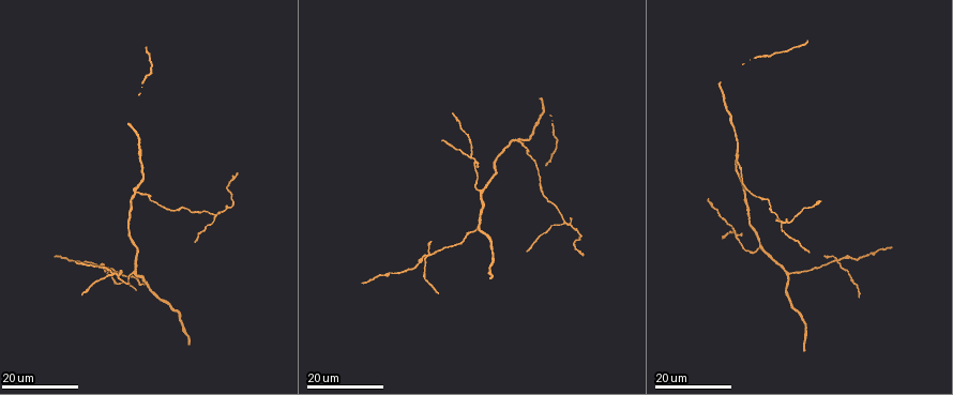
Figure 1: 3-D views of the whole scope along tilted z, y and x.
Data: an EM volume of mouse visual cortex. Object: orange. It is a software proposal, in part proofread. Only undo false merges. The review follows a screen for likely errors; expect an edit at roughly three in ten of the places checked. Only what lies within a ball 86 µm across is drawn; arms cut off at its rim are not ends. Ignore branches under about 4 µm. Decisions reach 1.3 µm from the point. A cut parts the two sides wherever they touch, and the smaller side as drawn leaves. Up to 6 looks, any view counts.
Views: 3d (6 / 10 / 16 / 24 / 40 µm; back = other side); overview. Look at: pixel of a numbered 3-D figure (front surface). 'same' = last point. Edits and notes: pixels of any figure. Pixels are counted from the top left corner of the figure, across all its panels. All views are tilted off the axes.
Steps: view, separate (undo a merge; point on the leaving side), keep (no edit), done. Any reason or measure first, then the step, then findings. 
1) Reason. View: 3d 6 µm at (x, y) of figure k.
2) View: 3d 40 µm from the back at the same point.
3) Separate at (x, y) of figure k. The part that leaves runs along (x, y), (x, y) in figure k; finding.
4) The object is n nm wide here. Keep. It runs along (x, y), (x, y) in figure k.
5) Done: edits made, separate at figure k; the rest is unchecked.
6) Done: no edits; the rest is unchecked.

Arms part here. View: 3d 16 µm at (790, 275) of figure 1.

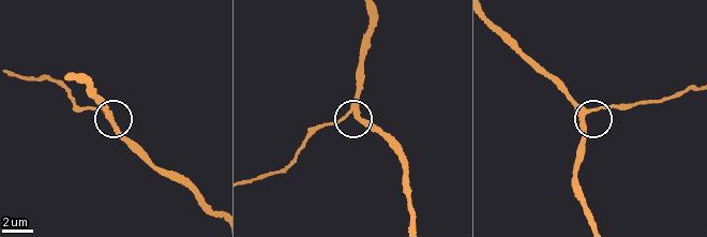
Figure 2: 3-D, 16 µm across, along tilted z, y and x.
View: 3d 6 µm at (112, 119) of figure 2.

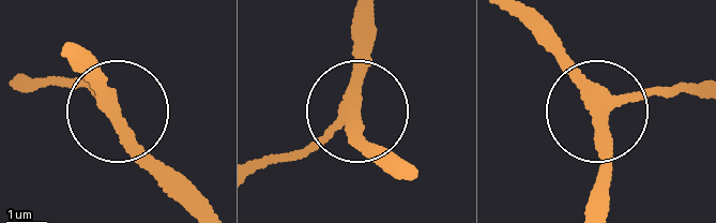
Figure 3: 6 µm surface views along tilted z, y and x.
The object is 310 nm wide here. Keep. It runs along (364, 11), (349, 75), (356, 123), (404, 165) in figure 3; continuous, no second neuron.

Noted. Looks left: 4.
Thin arm on a thick one. View: 3d 24 µm at (135, 273) of figure 1.

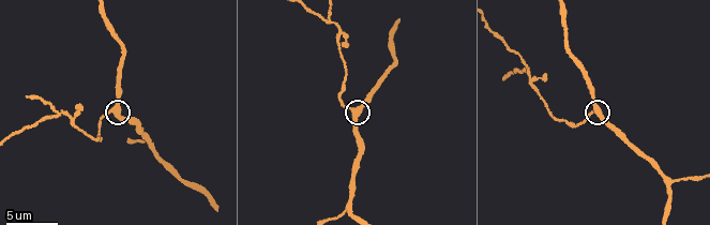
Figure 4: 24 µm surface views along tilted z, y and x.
Zoom in. View: 3d 10 µm at (354, 111) of figure 4.

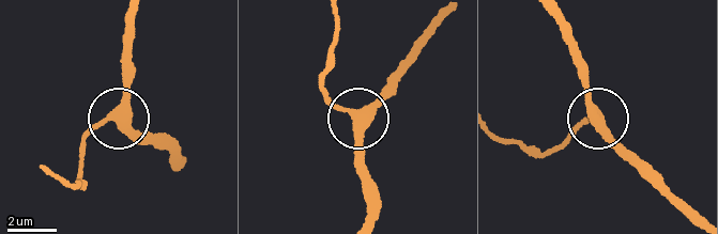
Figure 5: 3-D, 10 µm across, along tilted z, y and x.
View: 3d 6 µm at (112, 118) of figure 5.

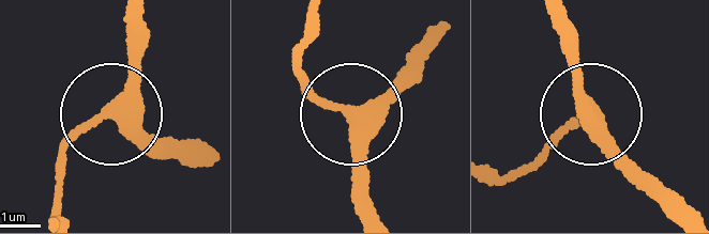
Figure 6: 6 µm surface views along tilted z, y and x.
The side arm is 28 µm long; 3 arms meet here. Keep. All the same neuron.

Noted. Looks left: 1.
Three-way junction. View: 3d 16 µm at (330, 20) of figure 4.

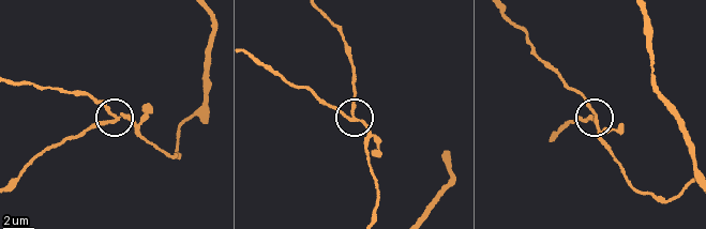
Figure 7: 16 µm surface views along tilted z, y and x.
The object is 180 nm wide here. Separate at (94, 127) of figure 7. The part that leaves runs along (115, 121), (95, 123), (49, 147), (15, 178) in figure 7; two neurons meet here.

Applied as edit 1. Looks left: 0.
Done: edits made, separate at figure 7; the rest is unchecked.

